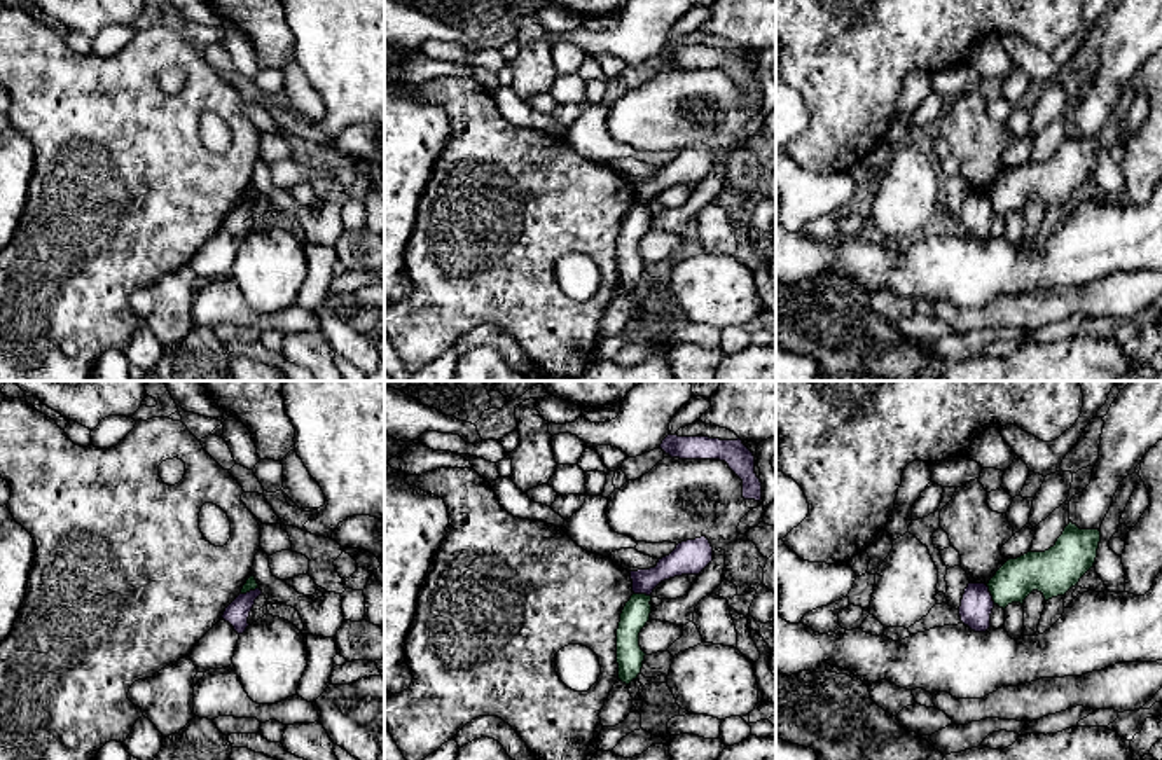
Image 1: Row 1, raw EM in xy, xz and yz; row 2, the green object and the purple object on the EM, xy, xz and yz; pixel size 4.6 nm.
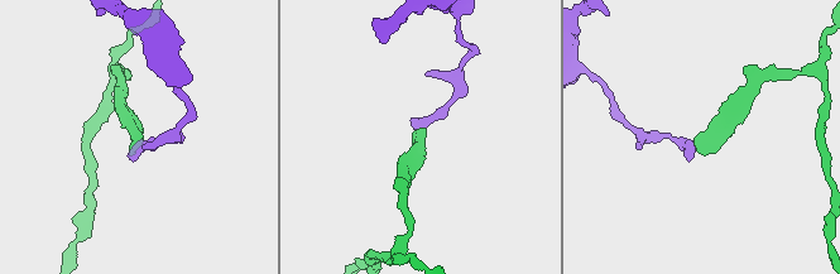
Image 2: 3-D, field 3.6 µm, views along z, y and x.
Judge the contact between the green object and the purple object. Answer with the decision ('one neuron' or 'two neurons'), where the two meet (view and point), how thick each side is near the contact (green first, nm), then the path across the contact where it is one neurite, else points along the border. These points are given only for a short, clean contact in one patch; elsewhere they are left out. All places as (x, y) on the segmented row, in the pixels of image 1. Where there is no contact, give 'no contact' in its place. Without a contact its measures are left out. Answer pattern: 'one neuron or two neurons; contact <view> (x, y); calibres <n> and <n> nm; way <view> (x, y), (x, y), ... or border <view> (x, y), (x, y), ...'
two neurons; contact xy (248, 591); calibres 50 and 110 nm; border xy (257, 587), (240, 594)

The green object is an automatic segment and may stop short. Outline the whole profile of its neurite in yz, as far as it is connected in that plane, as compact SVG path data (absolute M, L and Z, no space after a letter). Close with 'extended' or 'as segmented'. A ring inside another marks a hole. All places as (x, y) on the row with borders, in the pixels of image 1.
M1069 521L1055 545L1008 559L987 587L994 605L1006 608L1038 591L1045 601L1064 596L1094 566L1101 542L1099 529L1080 529Z; as segmented

